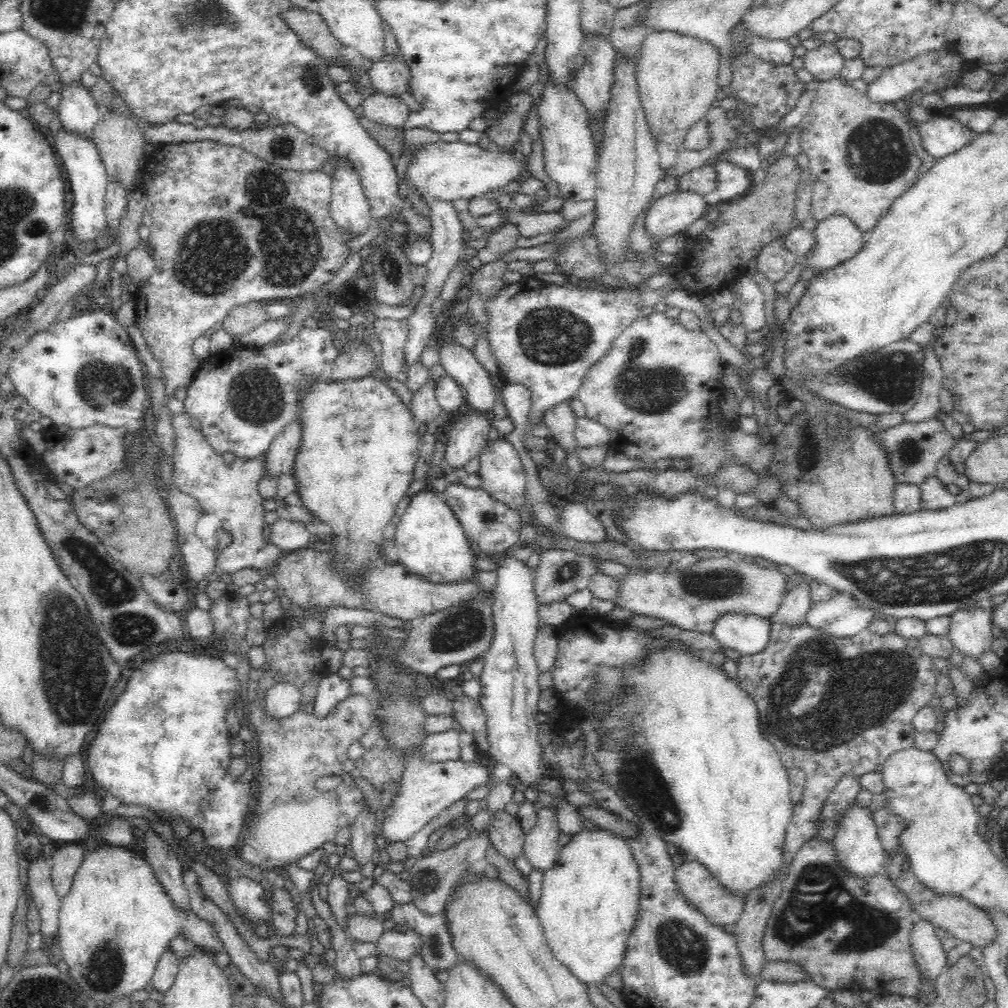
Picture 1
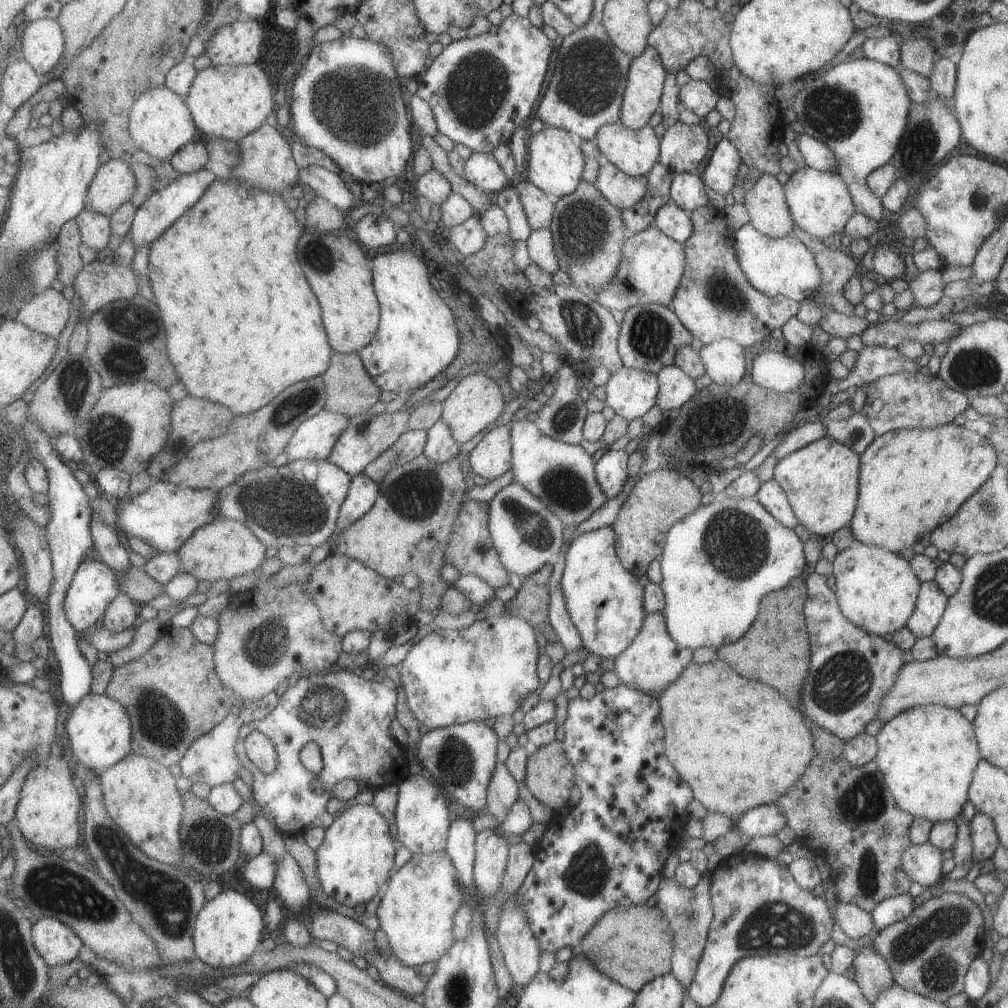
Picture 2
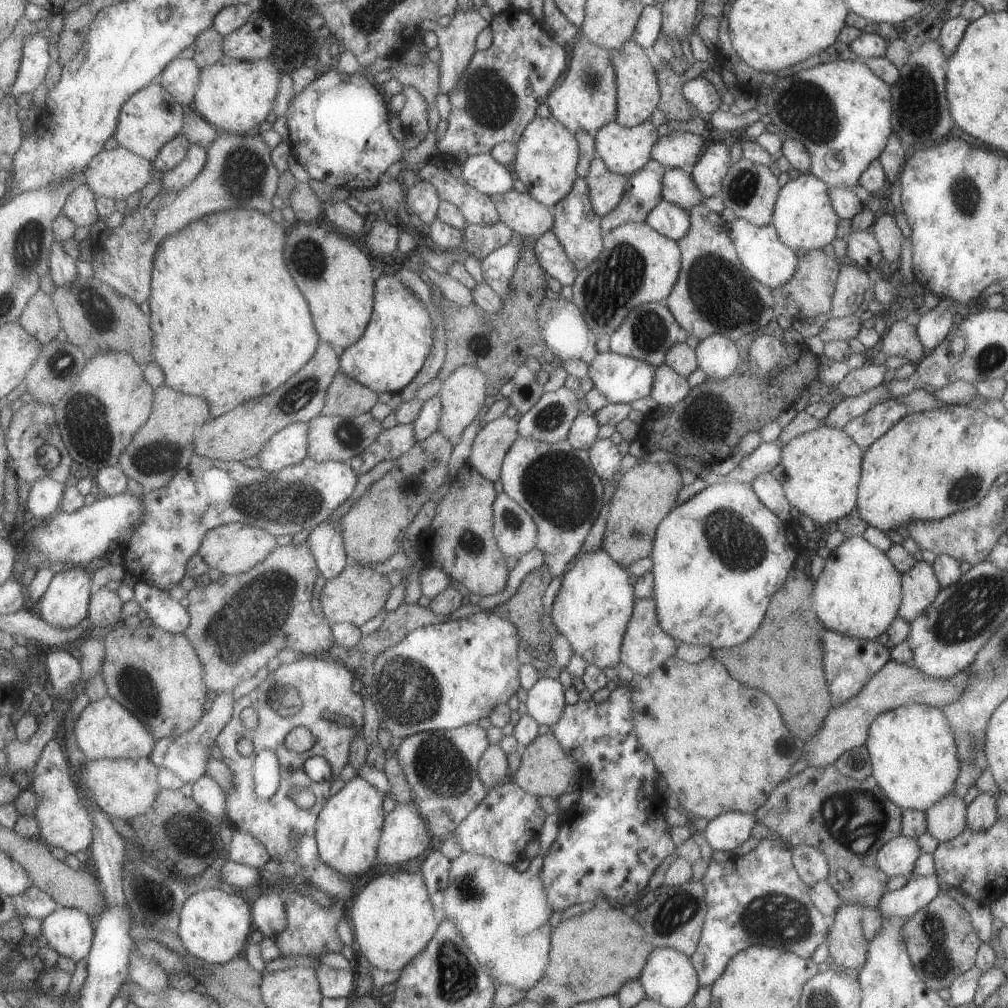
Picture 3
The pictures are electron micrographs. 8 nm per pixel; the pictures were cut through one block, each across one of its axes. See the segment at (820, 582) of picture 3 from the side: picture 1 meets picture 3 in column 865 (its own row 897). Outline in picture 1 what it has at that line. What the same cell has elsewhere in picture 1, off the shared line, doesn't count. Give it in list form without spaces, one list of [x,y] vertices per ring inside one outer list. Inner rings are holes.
[[[598,828],[594,832],[584,830],[580,834],[572,834],[573,839],[563,847],[560,848],[558,854],[558,860],[556,860],[556,866],[552,866],[550,870],[544,873],[544,880],[542,882],[542,896],[540,896],[540,902],[536,906],[536,914],[540,919],[540,924],[545,931],[545,940],[548,949],[556,956],[556,959],[560,963],[564,964],[564,967],[572,973],[572,975],[587,988],[600,988],[605,984],[606,978],[611,976],[613,972],[618,971],[625,964],[625,953],[629,944],[629,937],[634,931],[634,926],[637,923],[637,916],[639,912],[639,900],[640,900],[640,875],[639,868],[635,858],[630,852],[630,847],[626,844],[626,841],[622,837],[618,837],[613,832],[602,830]]]

